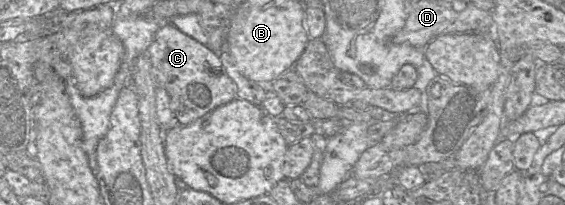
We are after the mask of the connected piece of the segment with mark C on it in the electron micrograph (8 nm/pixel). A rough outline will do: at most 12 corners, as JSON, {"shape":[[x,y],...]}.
{"shape":[[171,23],[146,54],[175,124],[237,98],[218,54]]}

